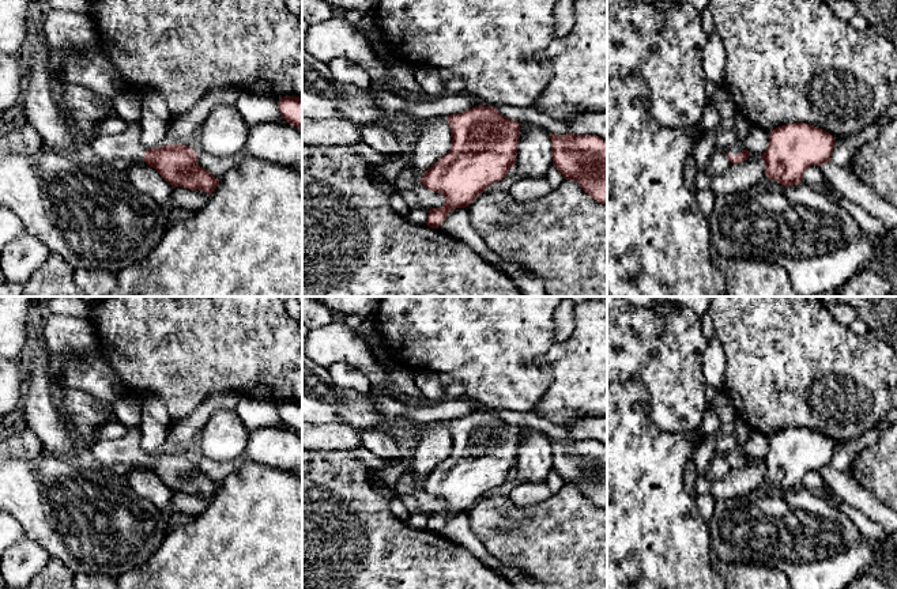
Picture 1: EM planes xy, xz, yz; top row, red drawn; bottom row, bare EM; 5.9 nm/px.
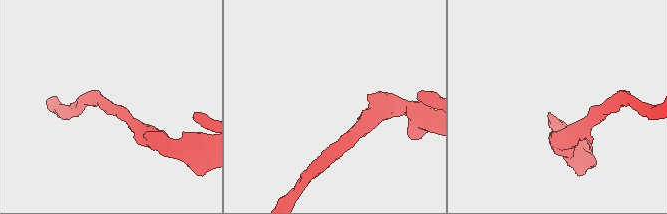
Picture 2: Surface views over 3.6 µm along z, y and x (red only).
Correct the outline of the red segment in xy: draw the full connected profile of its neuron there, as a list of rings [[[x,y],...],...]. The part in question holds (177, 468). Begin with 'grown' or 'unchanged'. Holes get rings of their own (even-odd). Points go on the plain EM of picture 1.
grown; [[[129,427],[123,438],[102,439],[84,449],[86,457],[103,467],[143,464],[173,492],[203,495],[212,499],[221,484],[197,469],[197,457],[185,449],[165,449],[148,454],[142,448],[140,427]]]

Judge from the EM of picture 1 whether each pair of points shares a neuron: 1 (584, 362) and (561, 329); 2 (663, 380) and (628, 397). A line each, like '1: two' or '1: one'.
1: two
2: two

